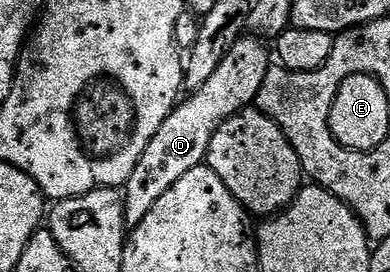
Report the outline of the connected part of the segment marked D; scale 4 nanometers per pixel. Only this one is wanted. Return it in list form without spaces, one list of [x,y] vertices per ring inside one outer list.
[[[257,36],[238,38],[211,78],[199,90],[186,96],[190,98],[183,97],[168,120],[160,124],[160,132],[156,132],[148,148],[144,148],[144,156],[140,156],[136,168],[132,168],[132,176],[128,176],[124,187],[122,211],[127,227],[138,226],[140,220],[152,212],[156,200],[160,200],[160,196],[180,180],[180,176],[205,163],[212,136],[220,124],[257,103],[260,84],[264,84],[264,76],[268,76],[272,65],[272,54],[266,51],[266,46],[267,43]]]

